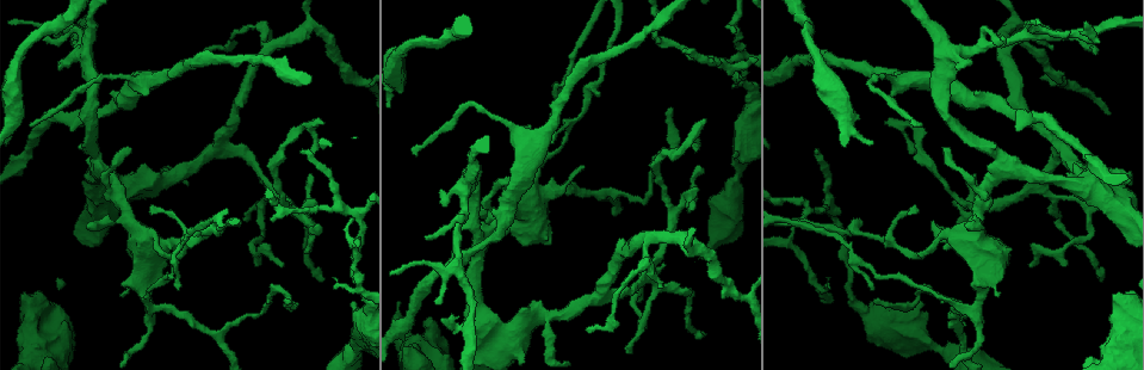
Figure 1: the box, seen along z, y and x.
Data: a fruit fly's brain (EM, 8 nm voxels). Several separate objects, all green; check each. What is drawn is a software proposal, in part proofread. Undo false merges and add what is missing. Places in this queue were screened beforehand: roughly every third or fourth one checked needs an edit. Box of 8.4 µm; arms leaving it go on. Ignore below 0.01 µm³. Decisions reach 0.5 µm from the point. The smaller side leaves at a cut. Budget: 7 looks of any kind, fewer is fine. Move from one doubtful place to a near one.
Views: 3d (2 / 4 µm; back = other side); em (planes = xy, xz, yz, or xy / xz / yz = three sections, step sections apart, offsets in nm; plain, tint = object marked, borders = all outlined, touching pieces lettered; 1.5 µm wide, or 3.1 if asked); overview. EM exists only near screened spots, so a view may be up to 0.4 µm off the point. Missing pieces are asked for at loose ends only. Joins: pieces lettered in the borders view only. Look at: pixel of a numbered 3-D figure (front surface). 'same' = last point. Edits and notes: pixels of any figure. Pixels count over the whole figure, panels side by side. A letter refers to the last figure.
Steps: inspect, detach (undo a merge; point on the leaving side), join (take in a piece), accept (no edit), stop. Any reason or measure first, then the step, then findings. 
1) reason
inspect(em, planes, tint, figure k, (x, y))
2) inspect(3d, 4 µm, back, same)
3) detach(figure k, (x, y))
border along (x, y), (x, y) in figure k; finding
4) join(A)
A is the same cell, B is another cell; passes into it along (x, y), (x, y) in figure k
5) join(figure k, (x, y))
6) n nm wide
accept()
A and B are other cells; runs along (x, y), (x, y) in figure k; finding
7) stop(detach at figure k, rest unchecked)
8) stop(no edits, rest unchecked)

free end
inspect(3d, 2 µm, figure 1, (53, 36))

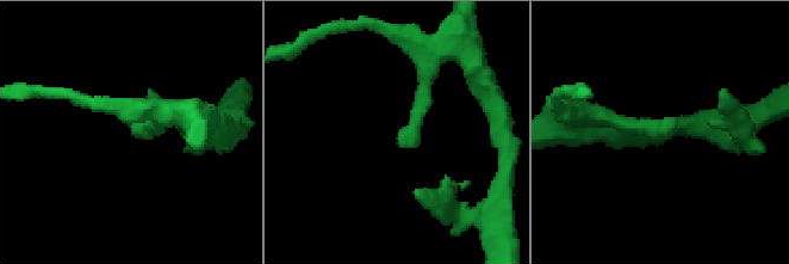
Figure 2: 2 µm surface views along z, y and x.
inspect(em, planes, borders, figure 2, (134, 124))

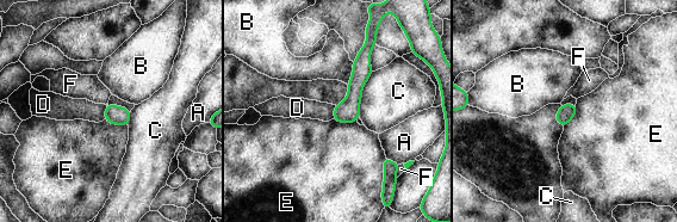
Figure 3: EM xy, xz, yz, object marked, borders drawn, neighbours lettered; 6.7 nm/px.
join(D)
D is the same cell, A, B, C, E and F are other cells; passes into it along (115, 115), (105, 112), (68, 109) in figure 3; it goes on there

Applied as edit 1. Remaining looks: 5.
redraw
inspect(overview)

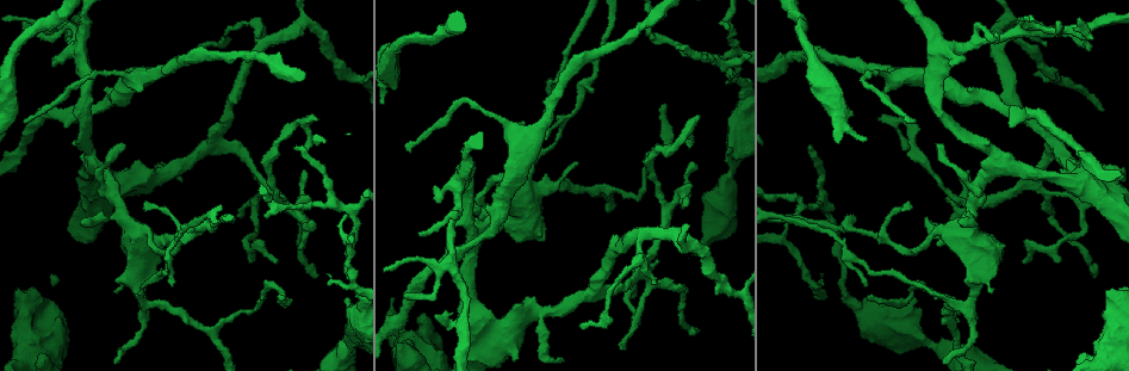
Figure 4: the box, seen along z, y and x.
tapers out
inspect(3d, 2 µm, figure 4, (909, 202))

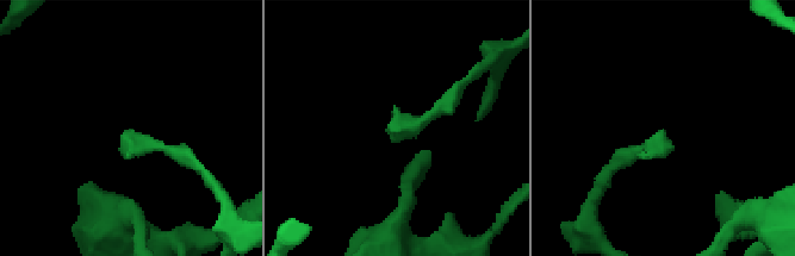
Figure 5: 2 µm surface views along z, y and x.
shape alone is not enough
inspect(em, xz, step 8, borders, figure 5, (127, 131))

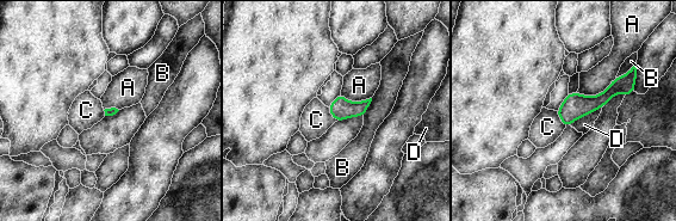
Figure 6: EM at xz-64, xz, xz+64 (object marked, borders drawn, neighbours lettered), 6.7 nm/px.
cut it another way
inspect(em, planes, borders, same)

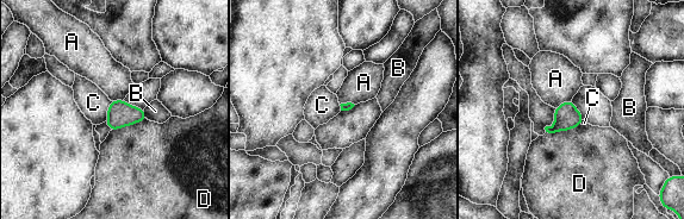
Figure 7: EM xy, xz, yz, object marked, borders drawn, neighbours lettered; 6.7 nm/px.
D touches over 260 nm
accept()
A, B, C and D are other cells; none of them fits

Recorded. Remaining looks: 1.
stop(join at figure 3, rest unchecked)

